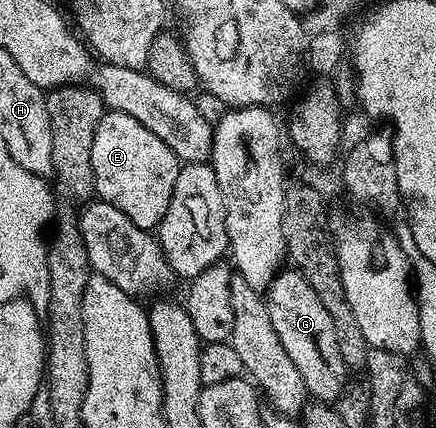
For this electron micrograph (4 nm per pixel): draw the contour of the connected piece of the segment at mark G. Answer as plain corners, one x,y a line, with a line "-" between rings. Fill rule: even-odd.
287,267
275,276
265,298
273,329
292,358
293,365
300,370
308,394
316,402
336,402
349,382
349,368
341,357
341,349
338,348
333,319
326,312
325,305
313,287
296,268

